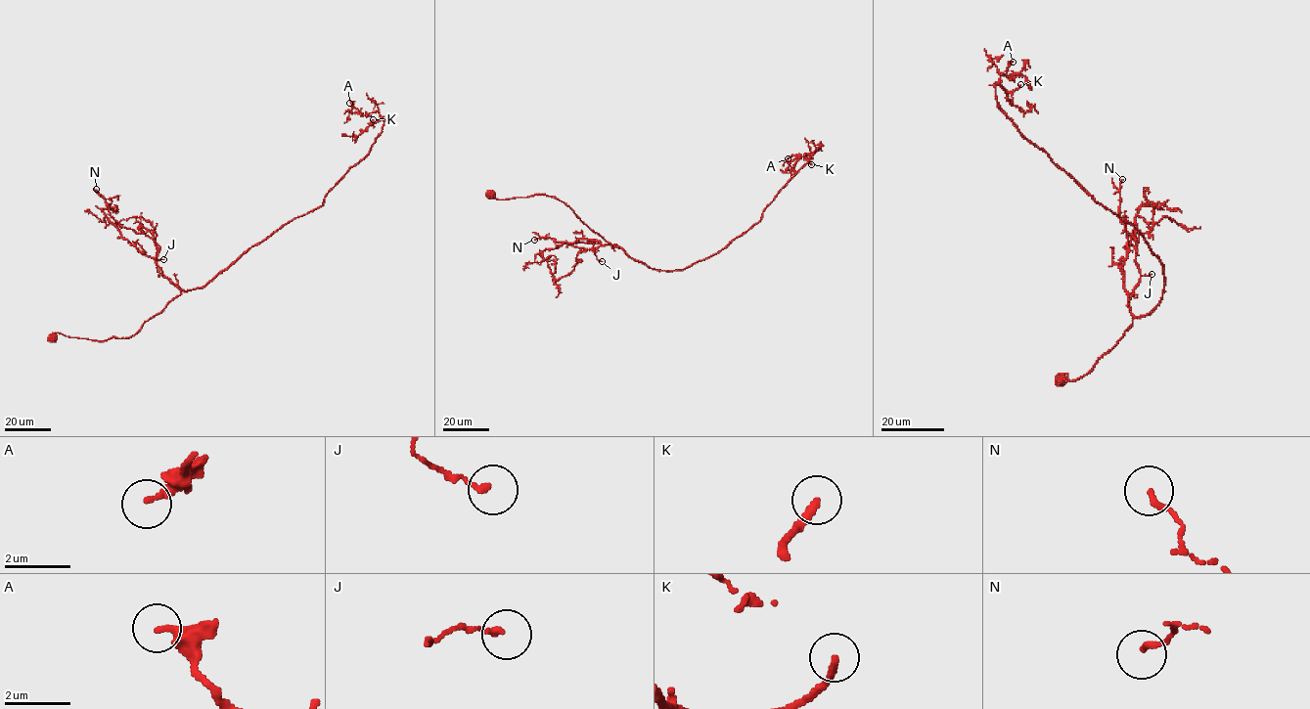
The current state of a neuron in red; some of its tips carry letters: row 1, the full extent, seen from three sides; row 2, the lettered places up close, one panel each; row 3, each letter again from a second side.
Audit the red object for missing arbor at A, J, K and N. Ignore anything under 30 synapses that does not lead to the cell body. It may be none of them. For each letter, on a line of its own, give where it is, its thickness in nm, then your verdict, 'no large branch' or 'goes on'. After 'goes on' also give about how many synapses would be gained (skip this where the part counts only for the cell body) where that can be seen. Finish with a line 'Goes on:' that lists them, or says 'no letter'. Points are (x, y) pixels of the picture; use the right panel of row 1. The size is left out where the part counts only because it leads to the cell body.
A: place (1013, 62); calibre 280 nm; no large branch
J: place (1151, 274); calibre 160 nm; no large branch
K: place (1020, 84); calibre 220 nm; goes on; 70 synapses
N: place (1122, 179); calibre 170 nm; no large branch
Goes on: K

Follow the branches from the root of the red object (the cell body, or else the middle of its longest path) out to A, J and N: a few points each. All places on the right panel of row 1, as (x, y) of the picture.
A: (1061, 381), (1086, 375), (1159, 303), (1163, 267), (1001, 109), (996, 84), (1013, 62)
J: (1061, 381), (1065, 374), (1061, 384), (1086, 375), (1118, 341), (1132, 324), (1129, 295), (1142, 275), (1151, 274)
N: (1061, 381), (1086, 375), (1132, 324), (1129, 295), (1140, 269), (1135, 235), (1118, 210), (1122, 179)

